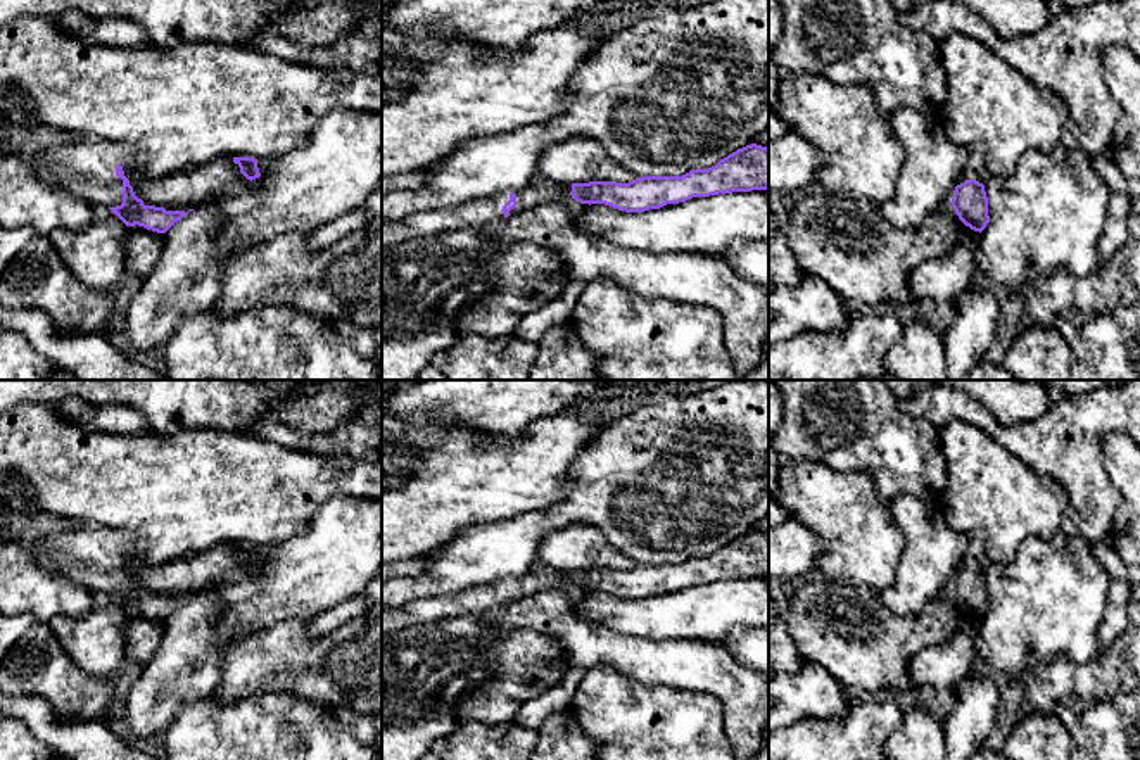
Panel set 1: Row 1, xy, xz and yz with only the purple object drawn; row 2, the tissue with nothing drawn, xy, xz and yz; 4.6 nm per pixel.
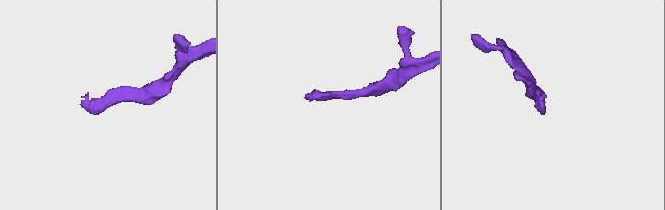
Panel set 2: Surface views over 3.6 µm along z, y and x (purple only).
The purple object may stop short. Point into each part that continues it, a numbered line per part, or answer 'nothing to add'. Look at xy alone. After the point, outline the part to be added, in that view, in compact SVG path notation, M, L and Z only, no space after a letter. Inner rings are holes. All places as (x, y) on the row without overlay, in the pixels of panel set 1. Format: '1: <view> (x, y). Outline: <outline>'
1: xy (85, 553). Outline: M48 513L5 515L0 541L35 544L43 567L107 596L123 591L123 567L116 563L117 551L130 568L142 563L128 532L69 522Z

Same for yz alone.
1: yz (975, 555). Outline: M974 530L967 534L967 549L964 553L962 563L959 572L966 567L976 567L985 572L988 565L986 546L985 546L985 534L981 530Z

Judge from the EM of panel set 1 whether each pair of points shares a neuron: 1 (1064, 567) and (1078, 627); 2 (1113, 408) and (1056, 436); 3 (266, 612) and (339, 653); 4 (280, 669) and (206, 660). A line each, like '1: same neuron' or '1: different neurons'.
1: same neuron
2: same neuron
3: different neurons
4: different neurons

